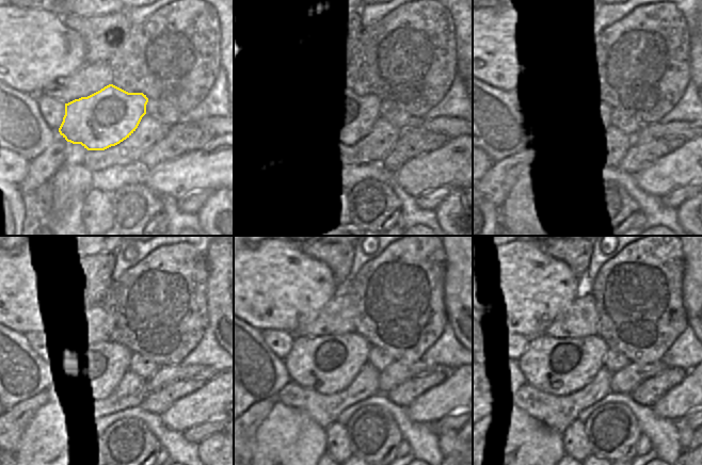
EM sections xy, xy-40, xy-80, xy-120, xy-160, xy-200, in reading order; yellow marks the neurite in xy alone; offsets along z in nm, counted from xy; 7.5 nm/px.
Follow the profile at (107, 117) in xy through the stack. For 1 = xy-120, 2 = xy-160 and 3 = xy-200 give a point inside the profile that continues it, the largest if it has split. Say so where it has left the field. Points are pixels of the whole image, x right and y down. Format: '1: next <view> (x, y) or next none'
1: next xy-120 (124, 354)
2: next xy-160 (329, 364)
3: next xy-200 (558, 366)

